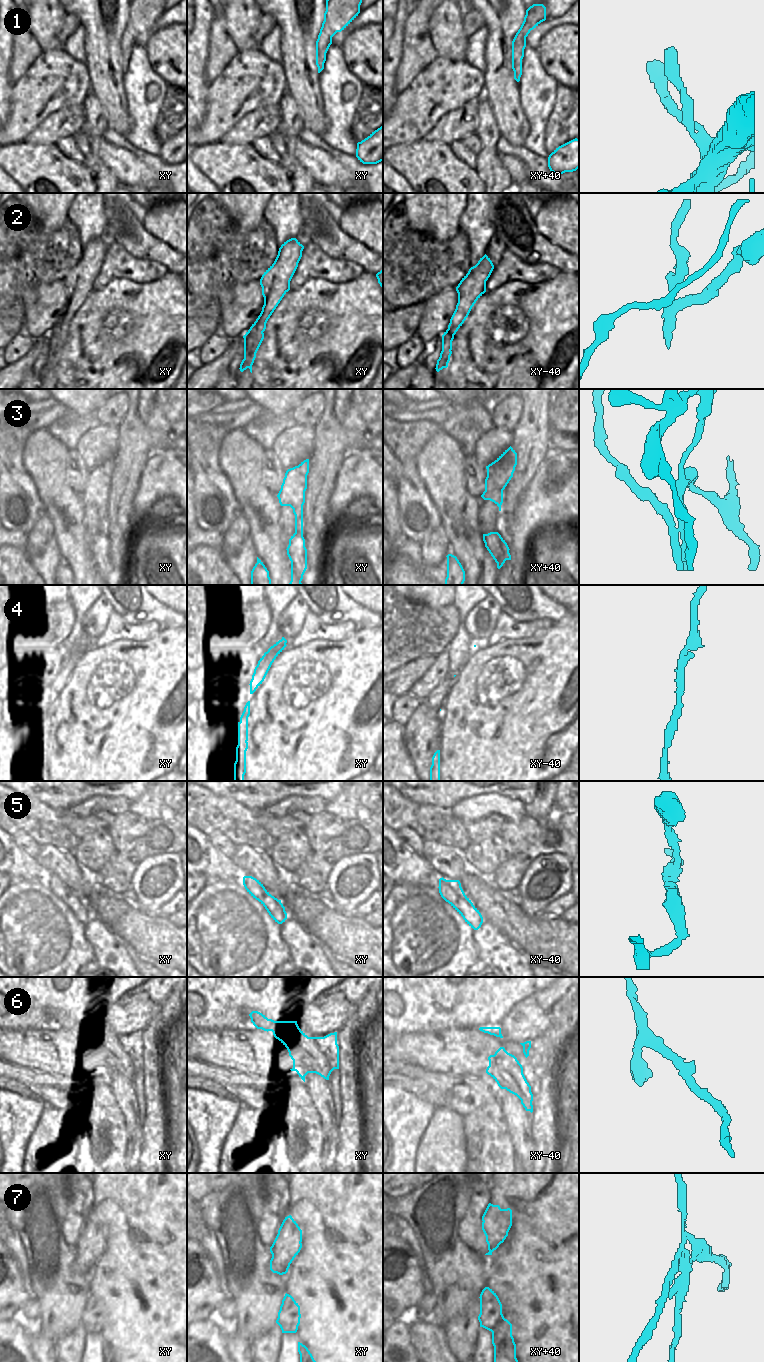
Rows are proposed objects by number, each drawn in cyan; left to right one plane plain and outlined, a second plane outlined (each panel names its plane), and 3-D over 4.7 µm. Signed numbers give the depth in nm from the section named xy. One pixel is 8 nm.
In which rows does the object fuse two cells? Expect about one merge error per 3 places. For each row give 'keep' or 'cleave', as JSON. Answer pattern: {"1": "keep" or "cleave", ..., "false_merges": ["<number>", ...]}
{"1": "keep", "2": "cleave", "3": "cleave", "4": "keep", "5": "keep", "6": "keep", "7": "cleave", "false_merges": ["2", "3", "7"]}

